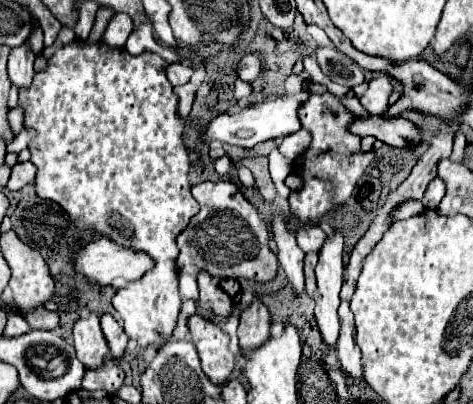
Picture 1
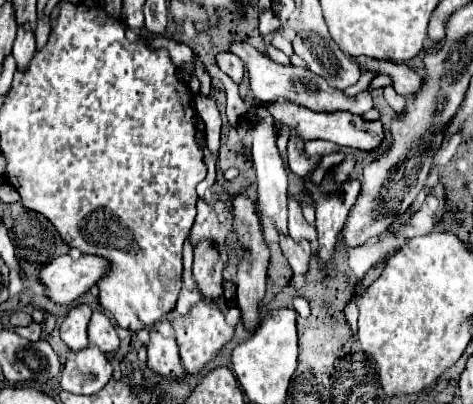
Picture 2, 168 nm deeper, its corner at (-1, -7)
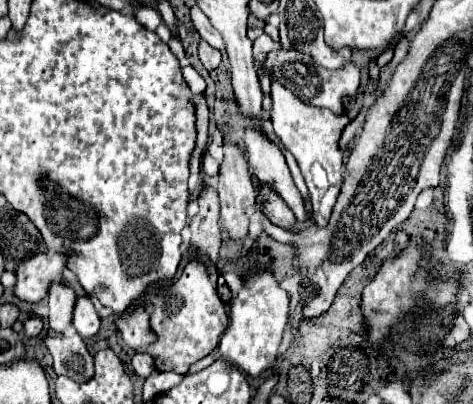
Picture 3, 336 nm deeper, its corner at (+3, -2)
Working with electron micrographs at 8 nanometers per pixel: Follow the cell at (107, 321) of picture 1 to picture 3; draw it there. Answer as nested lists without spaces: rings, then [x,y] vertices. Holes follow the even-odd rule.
[[[78,296],[72,312],[72,326],[82,338],[90,338],[100,330],[100,318],[88,300],[88,296]]]

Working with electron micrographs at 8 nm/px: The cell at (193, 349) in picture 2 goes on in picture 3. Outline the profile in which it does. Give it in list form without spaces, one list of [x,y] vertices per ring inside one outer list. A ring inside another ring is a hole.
[[[190,260],[180,278],[172,280],[168,286],[162,286],[152,300],[154,312],[150,316],[150,328],[156,334],[156,342],[136,352],[146,352],[154,358],[156,370],[170,370],[176,374],[186,374],[188,368],[208,356],[224,334],[224,326],[228,326],[228,314],[220,296],[216,294],[214,284],[208,278],[206,266],[202,260]]]

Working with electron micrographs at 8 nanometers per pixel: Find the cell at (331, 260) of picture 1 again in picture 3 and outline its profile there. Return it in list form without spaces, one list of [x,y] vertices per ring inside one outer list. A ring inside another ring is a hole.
[[[270,76],[270,98],[272,98],[272,110],[270,120],[274,124],[276,136],[282,140],[284,148],[288,148],[304,176],[304,182],[308,186],[310,198],[312,198],[312,210],[316,226],[324,228],[328,224],[332,206],[340,194],[342,186],[342,170],[344,170],[344,156],[338,146],[344,126],[348,124],[348,118],[344,114],[332,114],[324,108],[314,108],[296,98],[290,90],[286,90],[274,76]]]

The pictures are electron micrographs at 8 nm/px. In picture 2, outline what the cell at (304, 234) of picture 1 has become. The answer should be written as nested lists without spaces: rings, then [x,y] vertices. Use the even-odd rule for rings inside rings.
[[[288,197],[288,229],[290,229],[290,237],[294,241],[304,241],[306,239],[306,241],[314,243],[318,239],[316,227],[306,223],[306,219],[302,215],[302,207],[292,197]]]

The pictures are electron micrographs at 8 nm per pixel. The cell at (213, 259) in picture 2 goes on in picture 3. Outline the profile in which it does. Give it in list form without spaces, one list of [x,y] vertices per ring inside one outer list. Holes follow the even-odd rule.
[[[204,184],[198,196],[200,212],[190,220],[192,246],[206,254],[212,262],[218,260],[220,250],[220,224],[218,224],[218,194],[210,184]]]

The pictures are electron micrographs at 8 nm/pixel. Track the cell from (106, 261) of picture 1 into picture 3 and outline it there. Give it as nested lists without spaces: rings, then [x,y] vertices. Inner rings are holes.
[[[58,252],[36,254],[20,262],[20,266],[16,268],[14,294],[28,304],[44,300],[44,294],[48,294],[48,286],[54,282],[54,278],[60,280],[64,268],[64,254]]]

